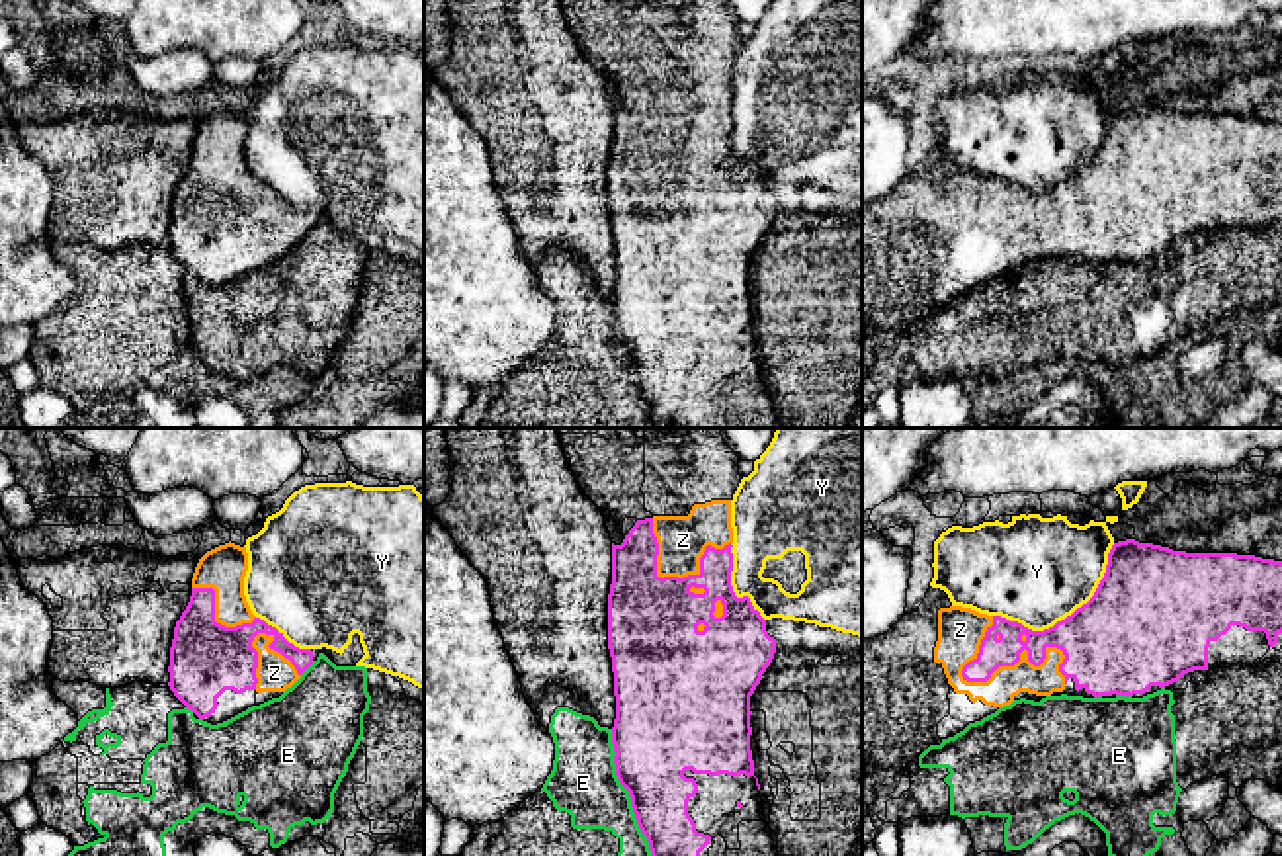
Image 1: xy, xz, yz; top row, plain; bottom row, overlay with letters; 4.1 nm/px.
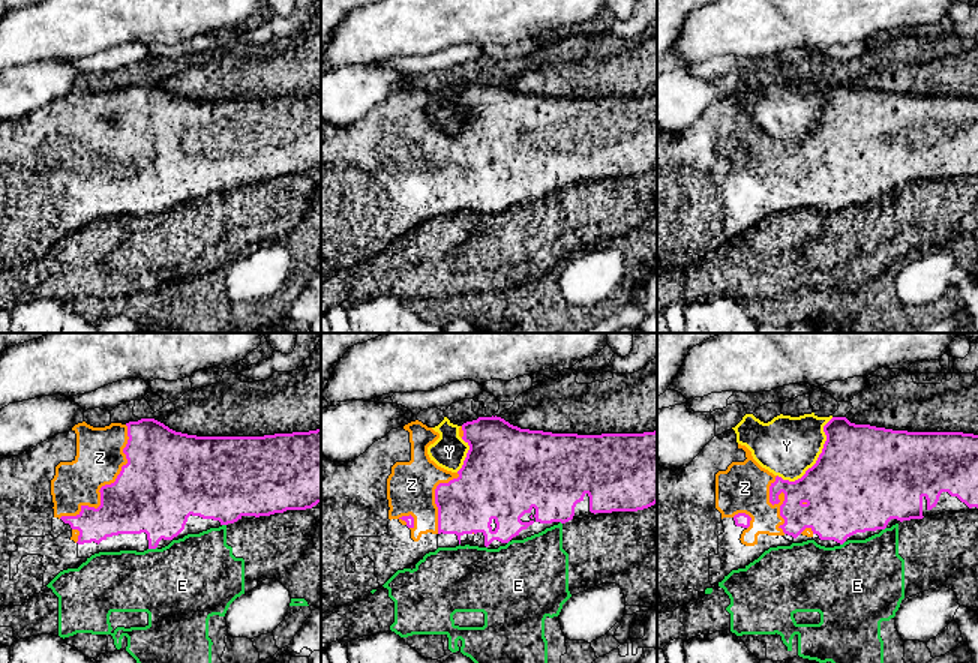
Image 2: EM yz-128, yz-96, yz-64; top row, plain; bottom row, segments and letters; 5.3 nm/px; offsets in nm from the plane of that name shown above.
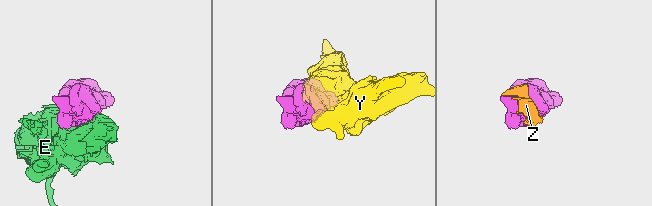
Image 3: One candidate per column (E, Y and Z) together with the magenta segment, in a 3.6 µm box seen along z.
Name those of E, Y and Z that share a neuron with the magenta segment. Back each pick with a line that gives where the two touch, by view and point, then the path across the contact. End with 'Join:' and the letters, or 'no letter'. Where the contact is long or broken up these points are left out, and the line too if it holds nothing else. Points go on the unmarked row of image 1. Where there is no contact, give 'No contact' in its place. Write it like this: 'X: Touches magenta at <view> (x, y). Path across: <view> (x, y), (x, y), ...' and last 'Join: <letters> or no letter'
Z: Touches magenta at yz (1028, 217)
Join: Z

